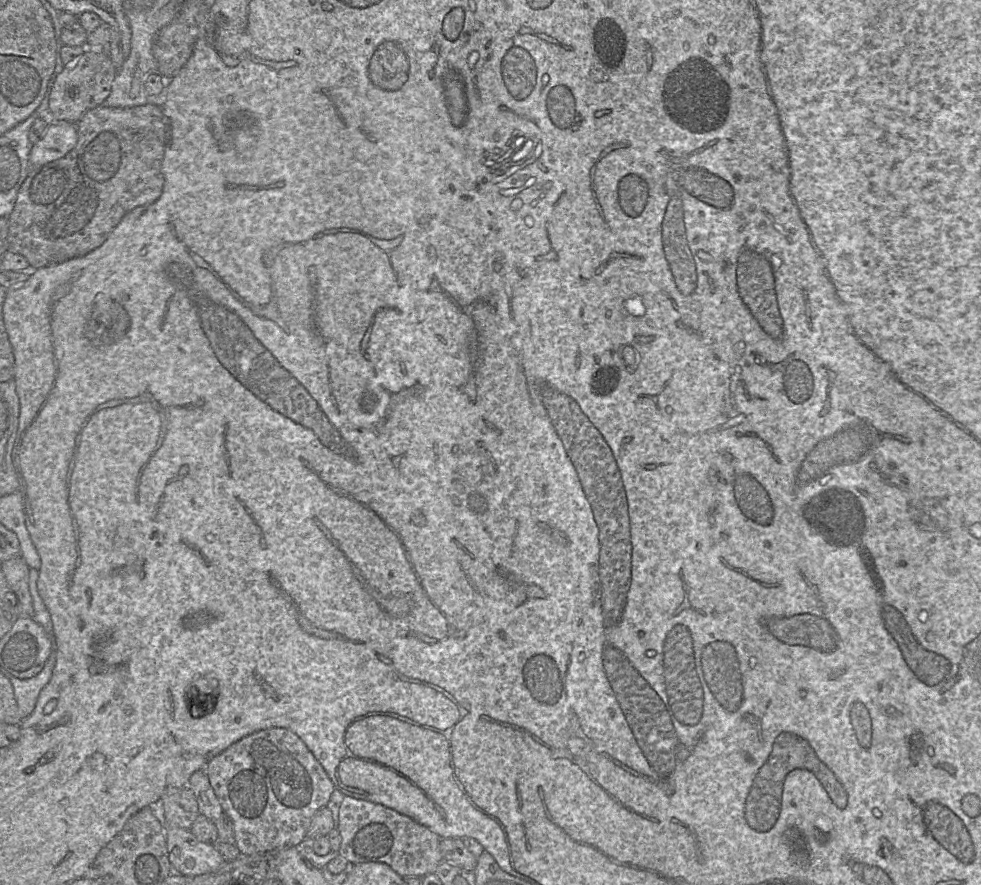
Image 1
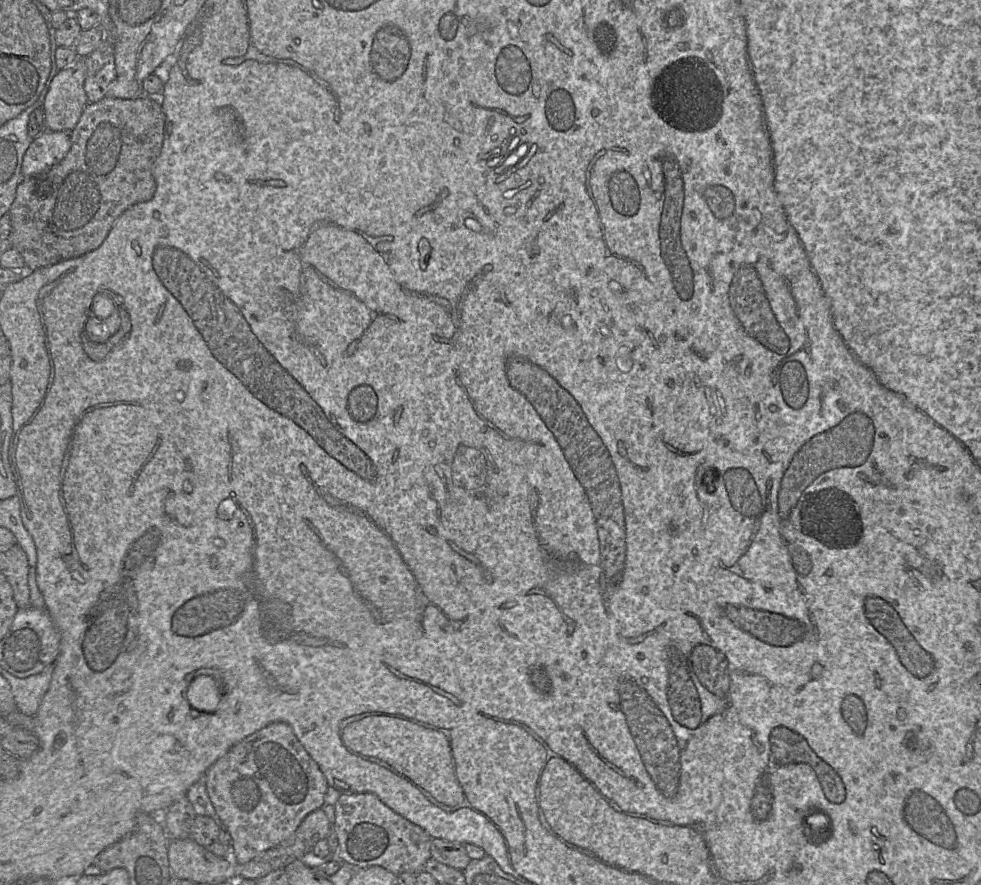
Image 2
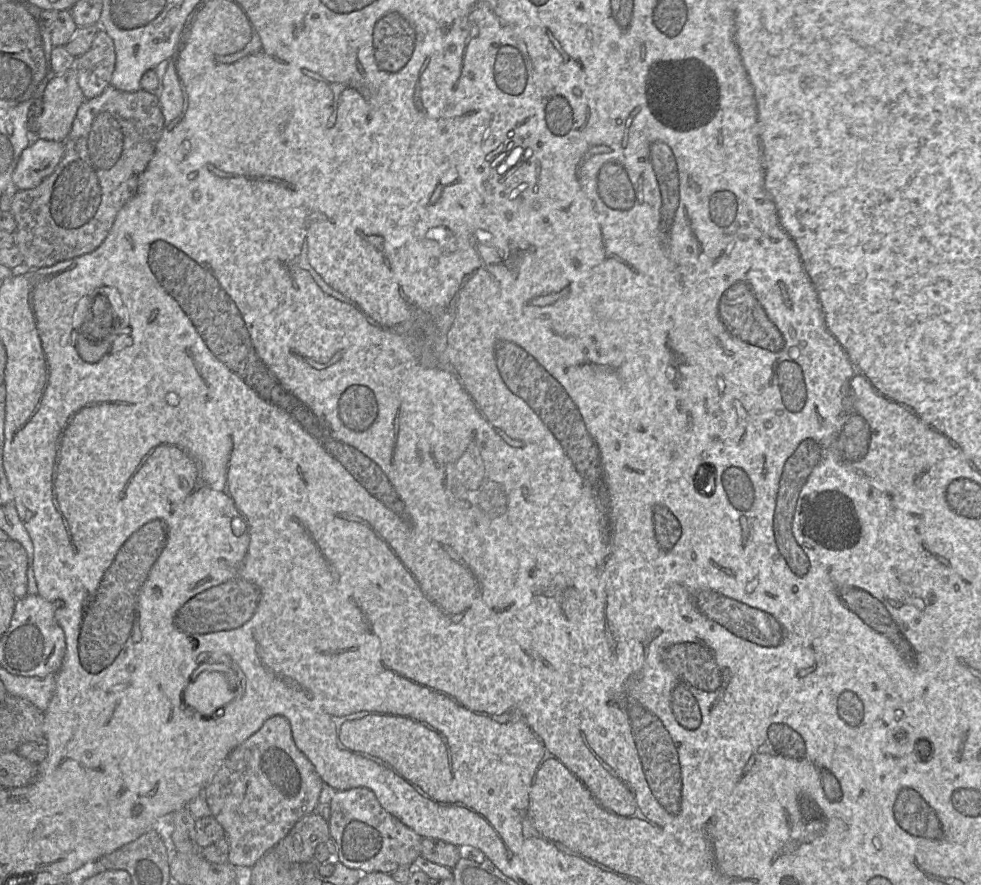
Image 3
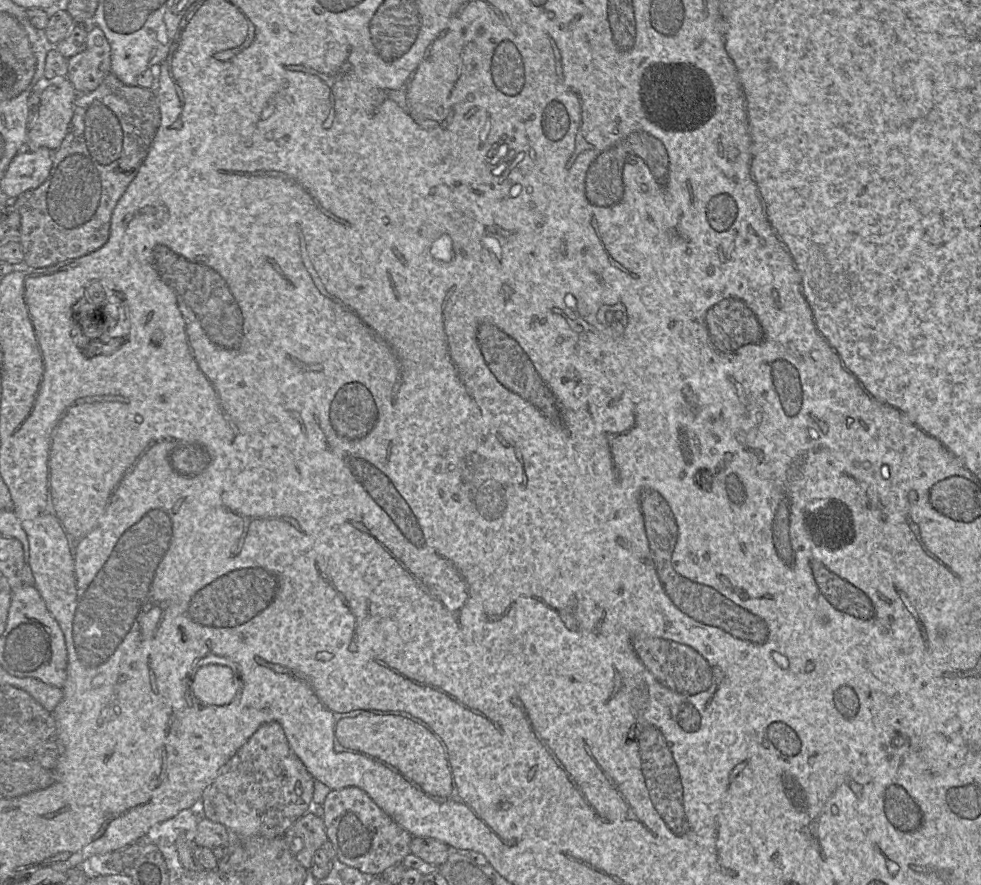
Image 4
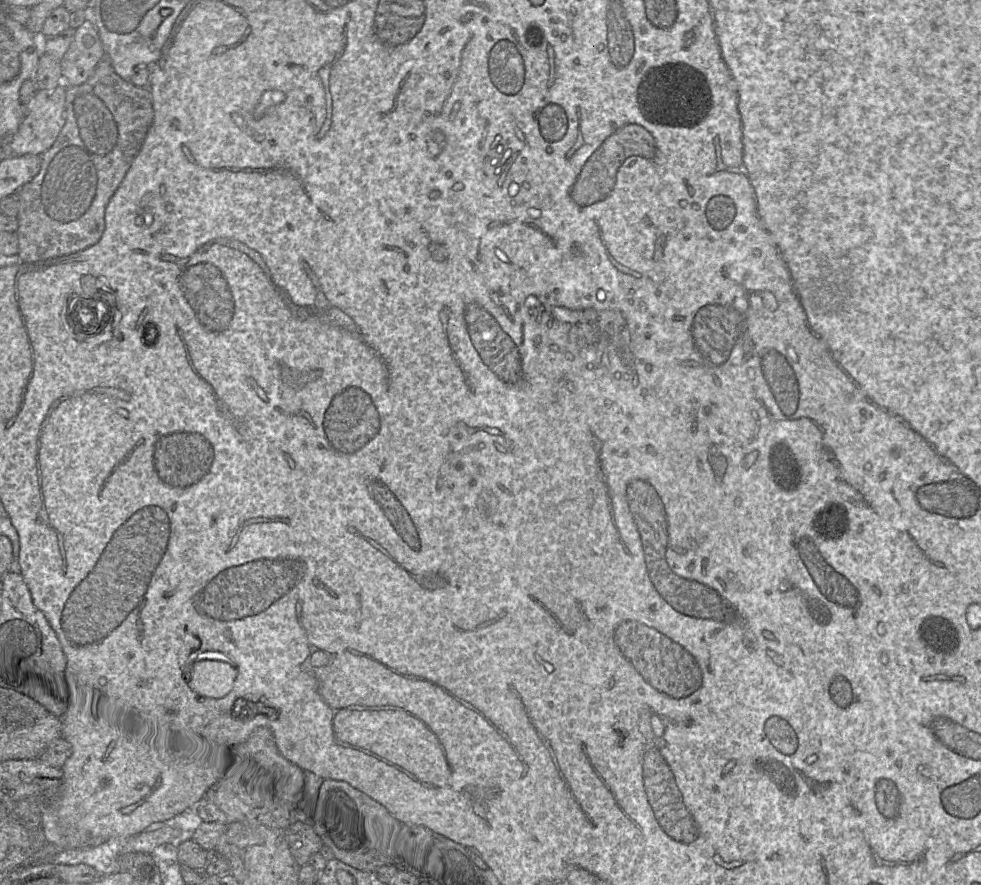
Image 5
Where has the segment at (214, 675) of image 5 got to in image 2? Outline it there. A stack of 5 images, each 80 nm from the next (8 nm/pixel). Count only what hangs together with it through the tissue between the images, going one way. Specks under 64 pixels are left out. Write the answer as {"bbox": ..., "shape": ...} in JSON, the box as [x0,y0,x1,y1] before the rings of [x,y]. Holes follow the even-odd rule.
{"bbox":[185,675,221,713],"shape":[[[200,675],[190,682],[185,697],[193,709],[203,713],[213,713],[221,701],[221,692],[214,678]]]}

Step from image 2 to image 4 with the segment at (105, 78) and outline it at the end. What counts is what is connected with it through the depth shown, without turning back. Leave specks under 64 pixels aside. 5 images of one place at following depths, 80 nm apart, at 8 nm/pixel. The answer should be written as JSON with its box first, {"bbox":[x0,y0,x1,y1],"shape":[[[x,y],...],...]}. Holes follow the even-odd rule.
{"bbox":[67,25,111,94],"shape":[[[97,25],[88,29],[86,48],[68,59],[67,79],[78,94],[95,90],[111,73],[111,47]]]}

